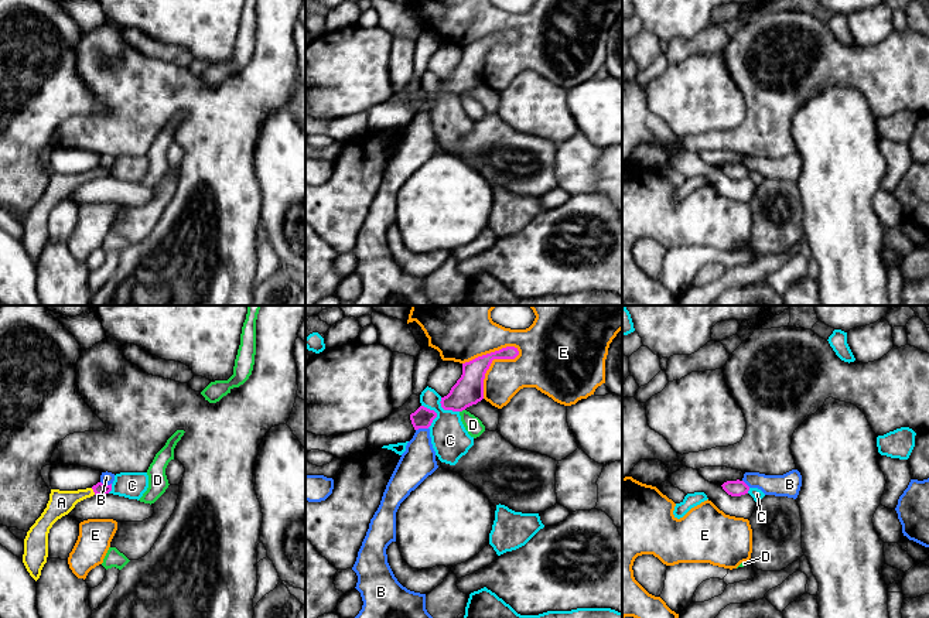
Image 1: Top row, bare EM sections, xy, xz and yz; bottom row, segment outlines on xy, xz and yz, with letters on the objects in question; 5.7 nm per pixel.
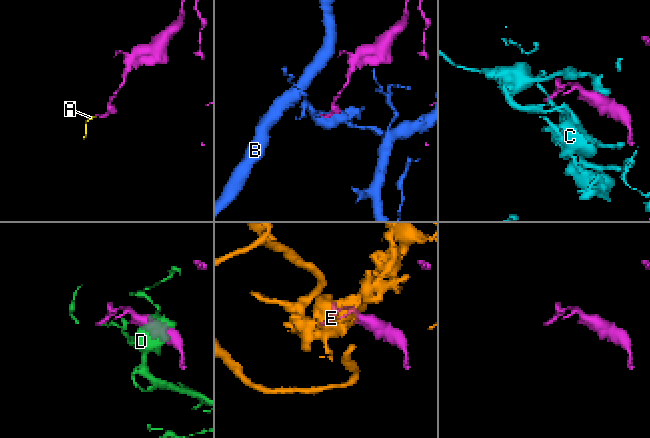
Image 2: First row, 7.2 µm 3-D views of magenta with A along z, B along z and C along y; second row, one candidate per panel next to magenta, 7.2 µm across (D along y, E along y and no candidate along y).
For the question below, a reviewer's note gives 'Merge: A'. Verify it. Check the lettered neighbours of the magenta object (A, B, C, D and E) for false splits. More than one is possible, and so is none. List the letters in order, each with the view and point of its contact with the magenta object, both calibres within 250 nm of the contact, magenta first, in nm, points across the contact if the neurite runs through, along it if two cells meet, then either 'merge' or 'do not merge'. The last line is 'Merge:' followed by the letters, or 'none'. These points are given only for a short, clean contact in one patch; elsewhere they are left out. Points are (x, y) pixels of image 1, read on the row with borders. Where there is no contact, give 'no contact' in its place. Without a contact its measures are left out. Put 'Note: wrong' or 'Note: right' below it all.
A: meets magenta in xy at (94, 491); 70 nm thick on the magenta side, 140 nm on the other; runs through xy (99, 488), (94, 491), (61, 502); merge
B: meets magenta in xz at (422, 427); 120 nm thick on the magenta side, 190 nm on the other; do not merge
C: meets magenta in xz at (436, 413); 120 nm thick on the magenta side, 220 nm on the other; do not merge
D: meets magenta in xz at (461, 410); 170 nm thick on the magenta side, 100 nm on the other; do not merge
E: meets magenta in xz at (491, 362); 170 nm thick on the magenta side, 360 nm on the other; do not merge
Merge: A
Note: right

